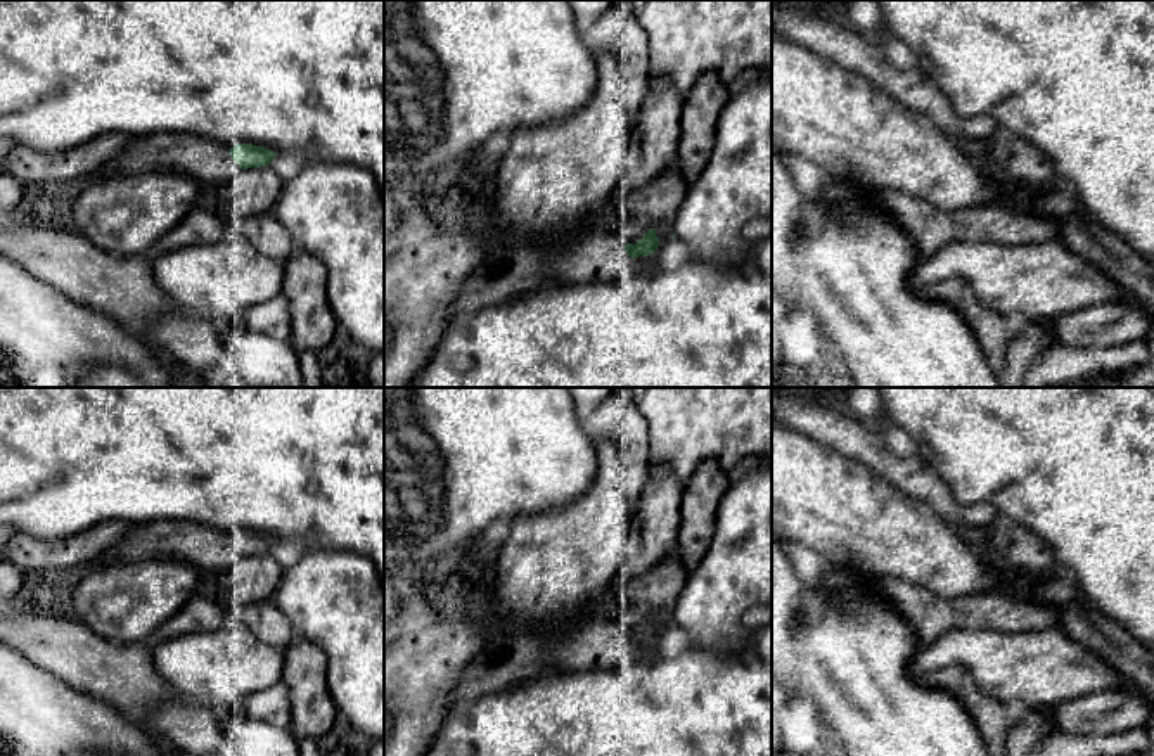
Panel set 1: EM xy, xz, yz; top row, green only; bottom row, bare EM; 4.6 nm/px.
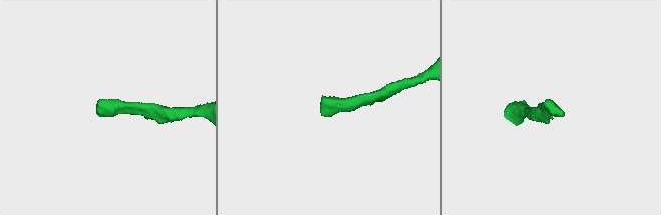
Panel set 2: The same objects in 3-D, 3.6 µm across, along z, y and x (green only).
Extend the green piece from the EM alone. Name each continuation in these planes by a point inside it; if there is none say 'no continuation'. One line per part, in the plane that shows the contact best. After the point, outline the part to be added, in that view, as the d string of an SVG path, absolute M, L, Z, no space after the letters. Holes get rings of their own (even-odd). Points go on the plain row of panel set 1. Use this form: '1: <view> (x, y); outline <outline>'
1: xy (208, 549); outline M183 519L138 522L126 536L102 552L97 564L175 559L197 571L221 571L242 557L232 547L230 536L228 531Z

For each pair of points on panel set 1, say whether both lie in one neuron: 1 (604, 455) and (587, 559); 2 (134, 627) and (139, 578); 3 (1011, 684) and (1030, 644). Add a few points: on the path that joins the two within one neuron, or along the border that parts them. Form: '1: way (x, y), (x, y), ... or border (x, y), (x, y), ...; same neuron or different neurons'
1: way (604, 481), (602, 512), (589, 533); same neuron
2: way (146, 615), (146, 590); same neuron
3: way (1014, 673), (1030, 654); same neuron

